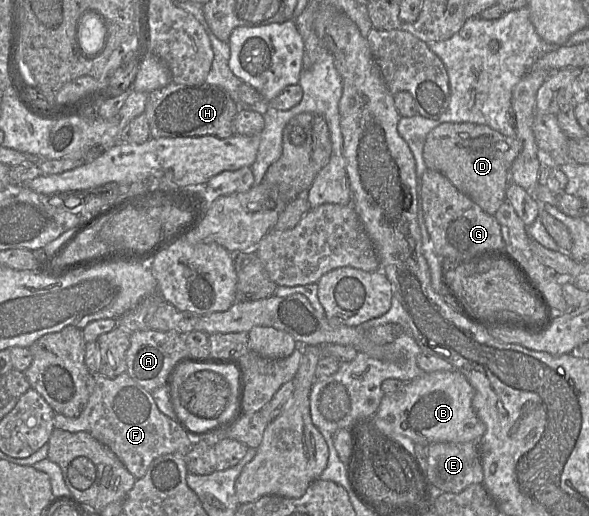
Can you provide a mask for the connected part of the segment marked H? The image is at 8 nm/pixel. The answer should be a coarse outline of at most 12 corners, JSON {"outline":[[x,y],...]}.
{"outline":[[216,85],[148,94],[150,137],[233,136],[239,107]]}

